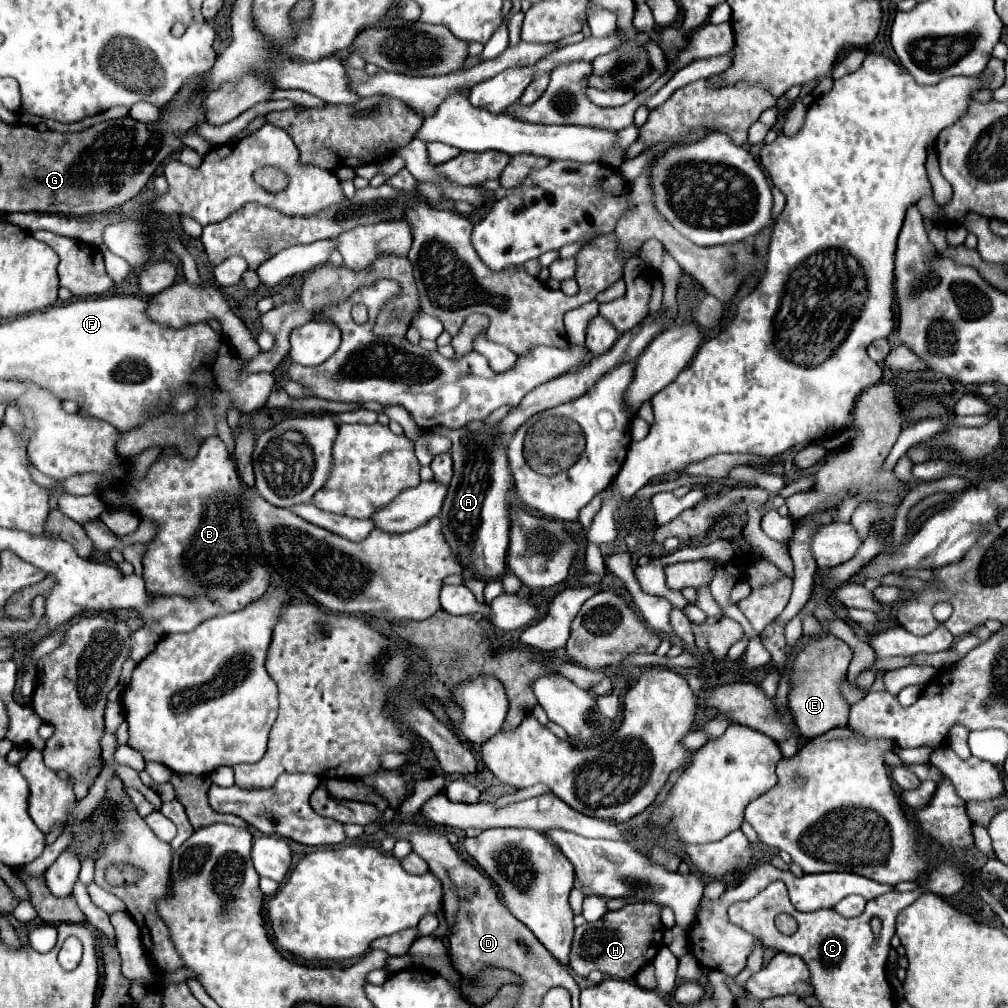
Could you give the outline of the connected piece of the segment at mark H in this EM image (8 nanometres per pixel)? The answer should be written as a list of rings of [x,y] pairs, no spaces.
[[[636,902],[626,904],[620,910],[606,912],[598,922],[586,922],[576,928],[572,950],[570,950],[570,968],[586,978],[592,970],[600,970],[612,978],[630,980],[634,974],[650,964],[662,946],[664,926],[660,922],[660,906],[654,902]]]

